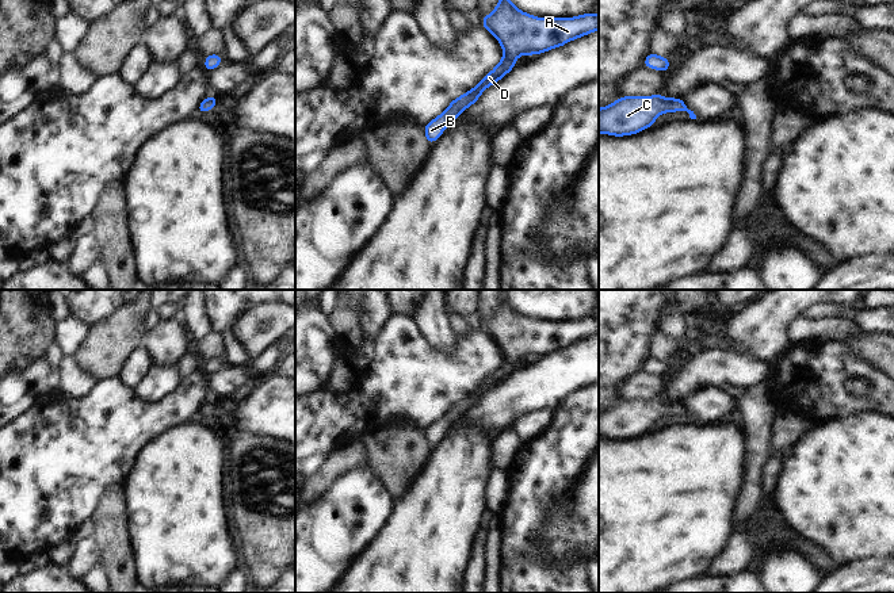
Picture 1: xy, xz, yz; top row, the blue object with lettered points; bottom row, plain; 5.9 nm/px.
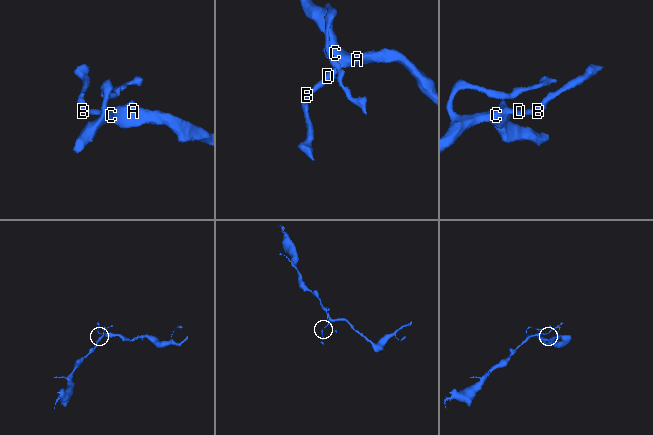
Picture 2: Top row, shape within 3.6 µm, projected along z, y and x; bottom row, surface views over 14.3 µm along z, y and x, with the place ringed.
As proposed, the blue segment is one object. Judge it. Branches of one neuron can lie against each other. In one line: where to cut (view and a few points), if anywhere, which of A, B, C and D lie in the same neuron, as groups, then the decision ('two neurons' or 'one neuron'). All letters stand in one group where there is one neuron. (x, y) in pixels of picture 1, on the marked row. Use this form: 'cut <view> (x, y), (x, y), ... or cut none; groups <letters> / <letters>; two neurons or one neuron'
cut none; groups A B C D; one neuron

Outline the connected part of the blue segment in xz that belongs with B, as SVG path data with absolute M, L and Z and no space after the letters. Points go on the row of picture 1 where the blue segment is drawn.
M498 0L494 11L482 16L482 27L493 34L503 47L504 57L469 92L454 99L447 110L424 126L424 134L432 145L481 93L515 68L516 58L536 56L599 30L599 15L589 12L576 18L536 18L522 12L511 0Z

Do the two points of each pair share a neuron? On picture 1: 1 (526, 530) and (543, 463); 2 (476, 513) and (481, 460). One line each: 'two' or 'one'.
1: one
2: one

